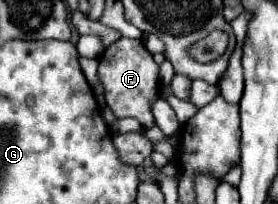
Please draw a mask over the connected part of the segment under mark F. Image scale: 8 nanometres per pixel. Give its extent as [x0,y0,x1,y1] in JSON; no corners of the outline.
[99,38,159,126]

